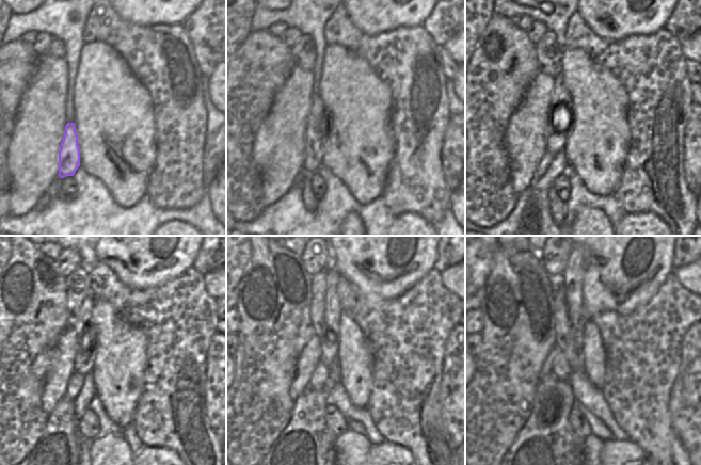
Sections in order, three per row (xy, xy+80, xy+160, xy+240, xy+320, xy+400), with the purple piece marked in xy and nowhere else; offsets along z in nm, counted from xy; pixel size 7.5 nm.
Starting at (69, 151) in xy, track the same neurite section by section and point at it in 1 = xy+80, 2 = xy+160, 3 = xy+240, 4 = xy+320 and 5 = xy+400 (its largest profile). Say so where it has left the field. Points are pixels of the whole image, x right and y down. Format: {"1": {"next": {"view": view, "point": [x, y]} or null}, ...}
{"1": {"next": {"view": "xy+80", "point": [316, 130]}}, "2": {"next": {"view": "xy+160", "point": [556, 137]}}, "3": {"next": {"view": "xy+240", "point": [84, 323]}}, "4": {"next": {"view": "xy+320", "point": [332, 313]}}, "5": {"next": {"view": "xy+400", "point": [573, 275]}}}

